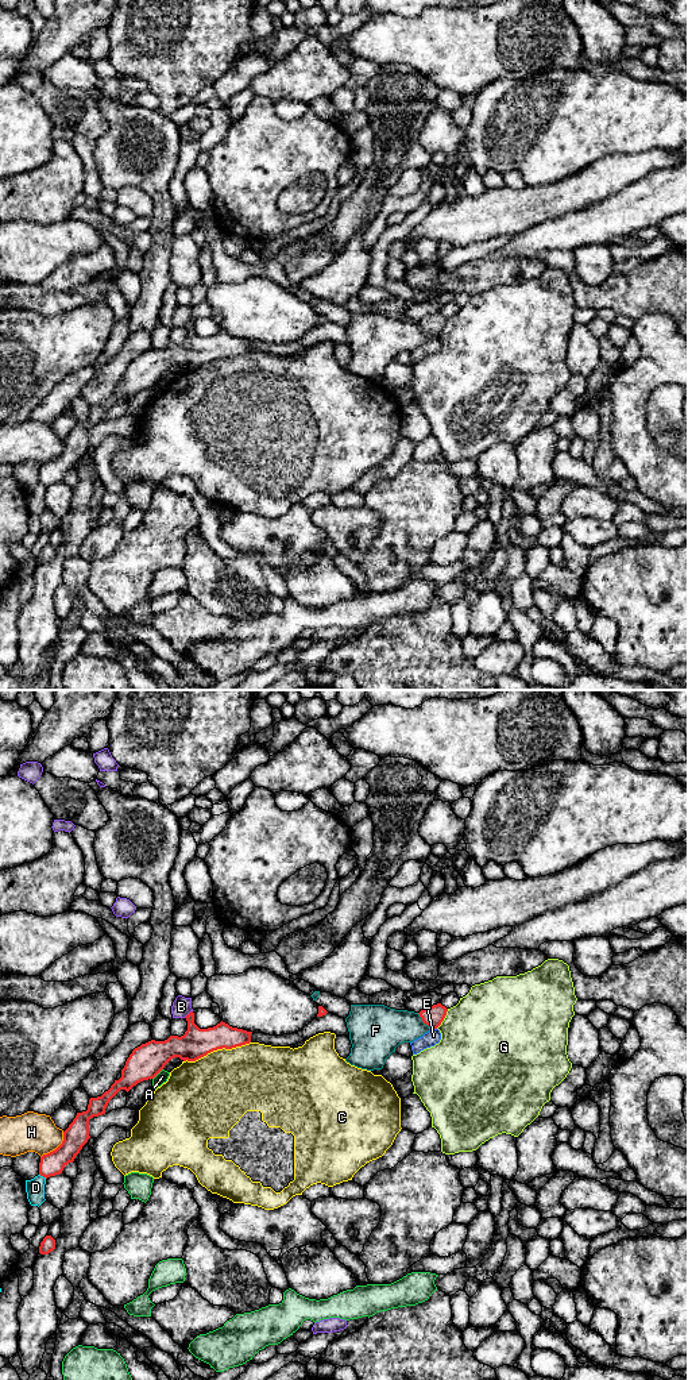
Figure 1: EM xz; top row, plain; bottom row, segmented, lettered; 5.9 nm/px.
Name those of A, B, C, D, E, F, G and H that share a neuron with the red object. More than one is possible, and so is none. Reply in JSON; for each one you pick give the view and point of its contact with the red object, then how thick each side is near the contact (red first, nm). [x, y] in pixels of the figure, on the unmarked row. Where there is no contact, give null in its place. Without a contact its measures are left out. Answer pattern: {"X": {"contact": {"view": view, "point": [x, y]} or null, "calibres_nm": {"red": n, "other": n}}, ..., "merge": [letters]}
{"merge": []}

